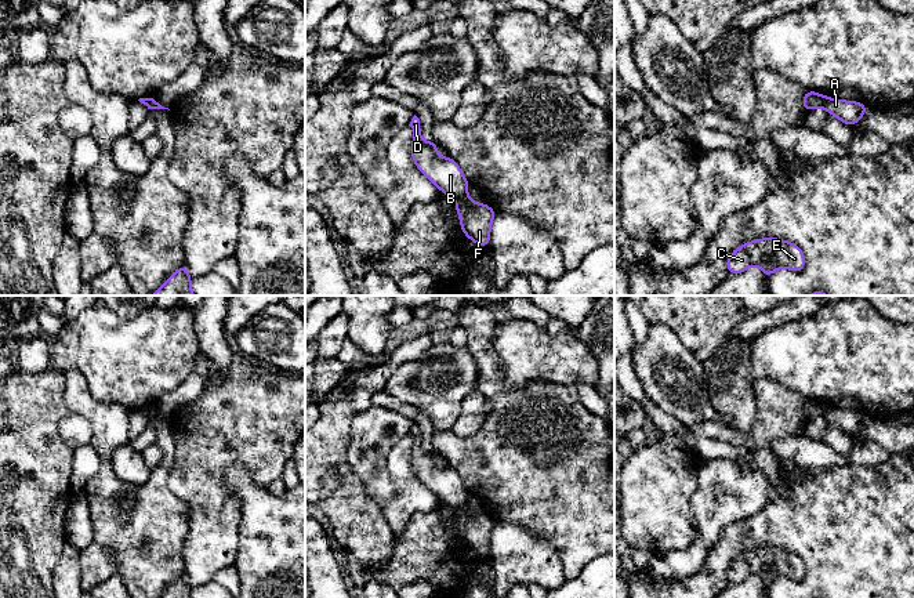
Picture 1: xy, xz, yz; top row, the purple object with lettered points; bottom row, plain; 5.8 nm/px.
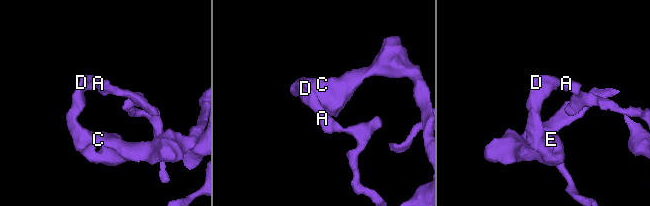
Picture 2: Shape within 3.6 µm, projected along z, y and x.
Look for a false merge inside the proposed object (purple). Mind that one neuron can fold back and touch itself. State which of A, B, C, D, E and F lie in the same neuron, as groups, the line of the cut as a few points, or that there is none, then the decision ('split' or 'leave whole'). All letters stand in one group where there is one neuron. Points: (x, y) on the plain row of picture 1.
A F / B C D E | xz (465, 502), (457, 508) | split

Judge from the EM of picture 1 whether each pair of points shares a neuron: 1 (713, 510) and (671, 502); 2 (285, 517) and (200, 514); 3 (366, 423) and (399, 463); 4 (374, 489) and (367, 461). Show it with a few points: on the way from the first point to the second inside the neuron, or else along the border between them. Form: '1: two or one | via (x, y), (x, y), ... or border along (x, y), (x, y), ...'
1: two | border along (697, 474), (691, 502), (695, 537)
2: two | border along (225, 486), (239, 499), (238, 547)
3: two | border along (407, 434), (387, 457), (391, 482)
4: one | via (374, 482), (374, 474), (370, 468)

